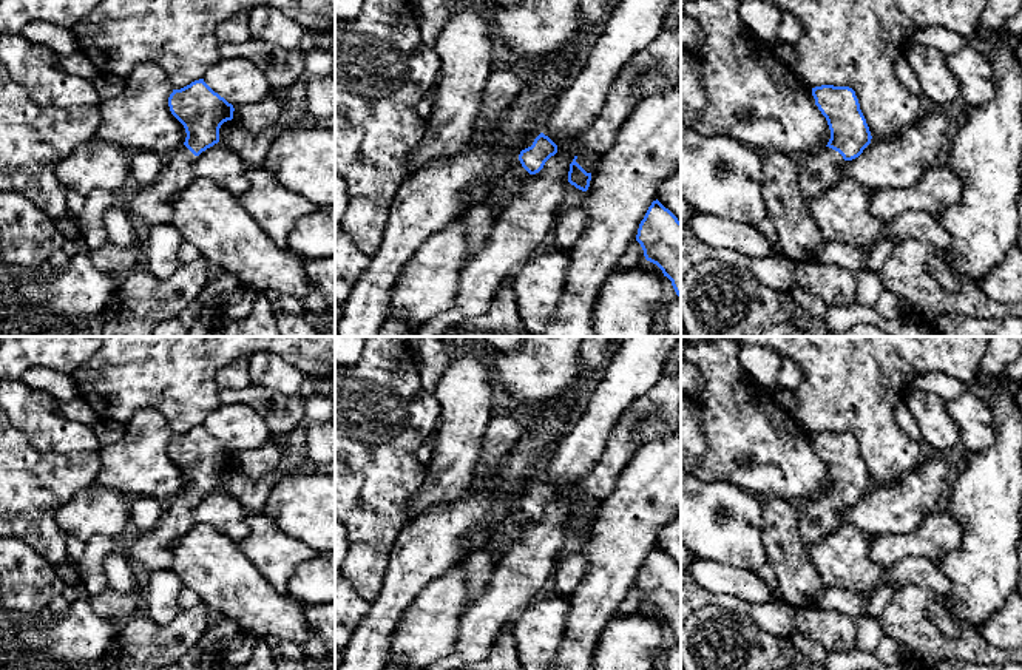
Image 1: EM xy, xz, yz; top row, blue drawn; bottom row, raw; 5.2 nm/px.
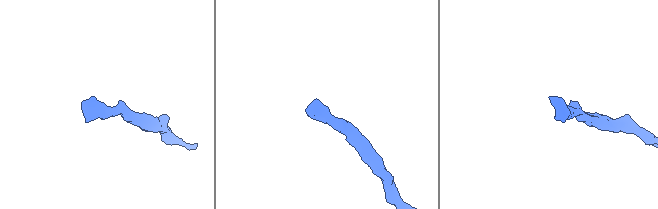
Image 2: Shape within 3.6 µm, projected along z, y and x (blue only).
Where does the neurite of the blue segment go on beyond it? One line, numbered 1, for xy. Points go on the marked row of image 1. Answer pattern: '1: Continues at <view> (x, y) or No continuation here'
1: Continues at xy (153, 203)

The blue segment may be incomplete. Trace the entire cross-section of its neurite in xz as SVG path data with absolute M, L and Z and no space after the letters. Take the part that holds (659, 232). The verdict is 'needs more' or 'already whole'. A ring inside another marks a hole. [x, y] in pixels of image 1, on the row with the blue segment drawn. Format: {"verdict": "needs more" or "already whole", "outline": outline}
{"verdict": "already whole", "outline": "M658 199L639 224L636 241L647 261L656 264L681 298L681 222Z"}

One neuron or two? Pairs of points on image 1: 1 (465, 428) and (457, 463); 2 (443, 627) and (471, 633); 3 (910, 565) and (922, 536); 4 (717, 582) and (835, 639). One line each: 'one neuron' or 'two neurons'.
1: one neuron
2: two neurons
3: two neurons
4: two neurons

